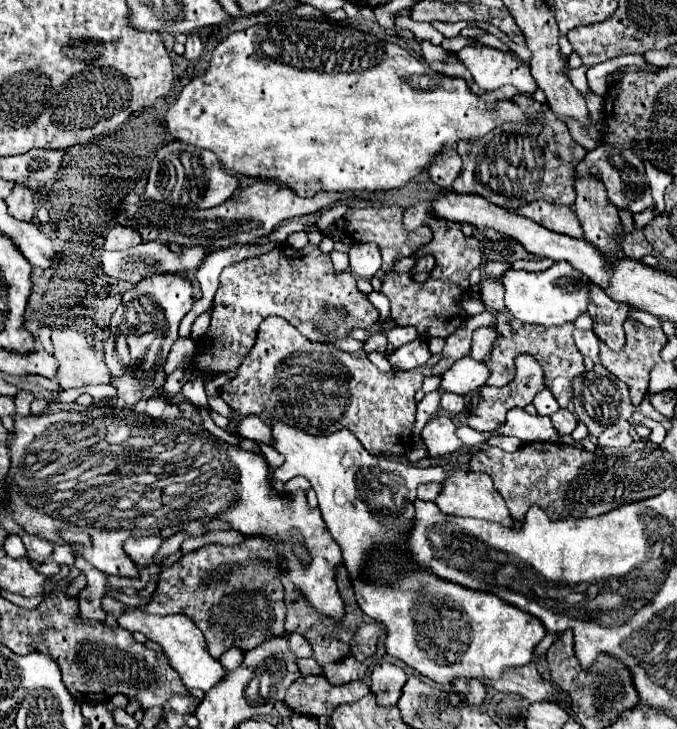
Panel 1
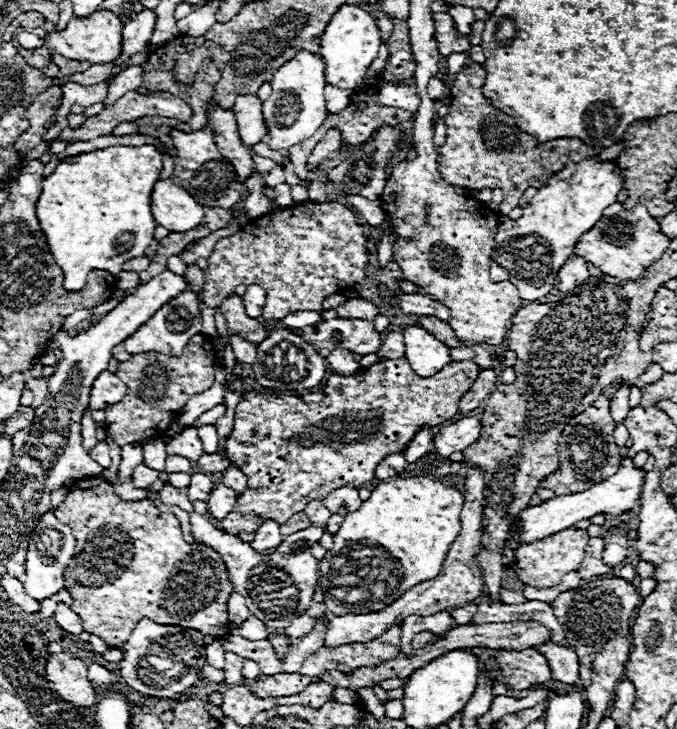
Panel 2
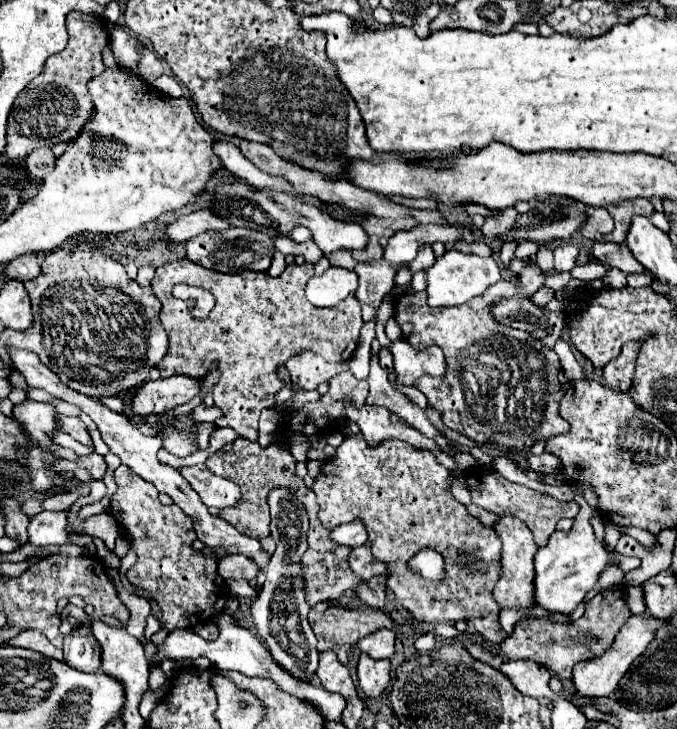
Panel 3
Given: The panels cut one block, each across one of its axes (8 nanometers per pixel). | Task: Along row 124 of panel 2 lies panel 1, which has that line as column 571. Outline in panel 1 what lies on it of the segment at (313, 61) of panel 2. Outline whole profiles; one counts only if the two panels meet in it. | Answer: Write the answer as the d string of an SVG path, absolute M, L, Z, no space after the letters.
M554 262L552 268L532 274L522 270L506 270L500 278L506 294L506 308L522 322L560 326L564 322L574 322L588 308L588 278L566 262Z

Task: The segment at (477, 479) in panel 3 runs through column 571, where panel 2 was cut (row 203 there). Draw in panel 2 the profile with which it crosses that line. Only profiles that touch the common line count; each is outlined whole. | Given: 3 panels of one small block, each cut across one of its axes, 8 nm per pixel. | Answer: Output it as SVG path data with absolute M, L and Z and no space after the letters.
M476 62L456 74L450 88L450 112L444 116L448 136L446 144L438 148L438 170L446 182L452 182L452 186L470 190L500 188L504 192L504 200L499 212L507 216L518 207L518 198L526 188L542 188L564 164L580 162L592 156L594 150L578 138L562 138L542 144L534 136L524 134L508 114L490 106L490 102L482 96L484 78L486 70Z

